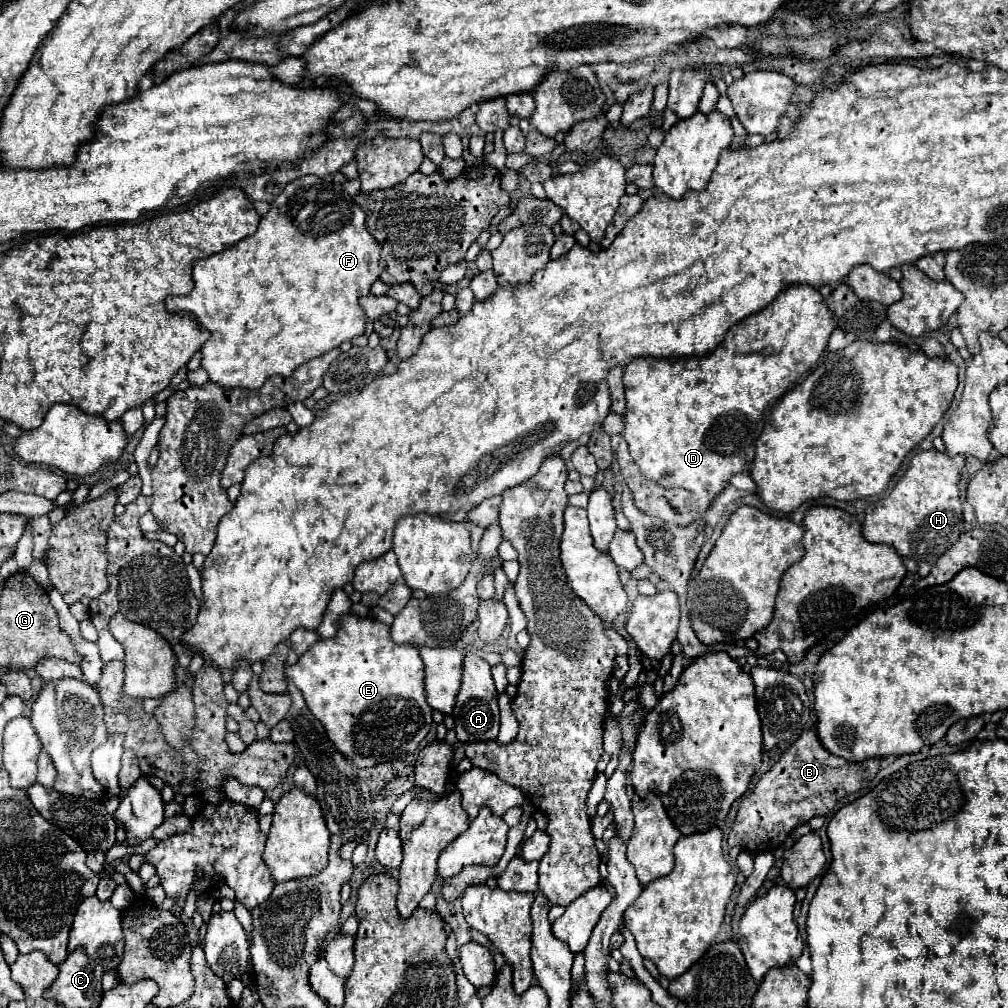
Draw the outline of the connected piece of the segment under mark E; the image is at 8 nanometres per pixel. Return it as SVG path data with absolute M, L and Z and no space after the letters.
M343 615L335 637L321 639L313 651L307 651L287 669L295 687L303 693L309 711L321 721L335 749L357 767L375 767L401 759L419 749L433 721L431 707L423 691L423 661L415 645L399 645L391 639L389 627L371 617Z

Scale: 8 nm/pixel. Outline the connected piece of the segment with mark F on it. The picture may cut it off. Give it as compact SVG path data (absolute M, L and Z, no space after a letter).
M305 175L305 177L291 181L281 191L281 195L277 195L277 199L271 203L269 213L261 219L257 233L241 239L237 245L233 245L233 247L229 247L221 253L215 253L211 257L205 257L205 259L199 259L197 263L193 263L195 291L185 295L185 297L169 297L165 305L167 305L169 311L171 309L185 309L185 311L193 313L199 319L199 323L211 331L211 339L201 349L201 353L203 353L201 367L207 371L207 375L213 383L219 383L221 387L259 389L269 377L273 377L273 375L289 377L301 363L305 363L305 361L309 361L317 355L323 355L333 347L341 347L343 341L349 341L349 339L365 333L367 315L365 315L365 311L361 311L357 301L359 301L359 297L369 295L371 283L377 281L379 275L383 273L383 265L379 261L379 255L381 255L381 245L365 229L365 213L353 201L353 197L349 193L345 193L337 183L323 183L323 179L317 179L315 175Z

